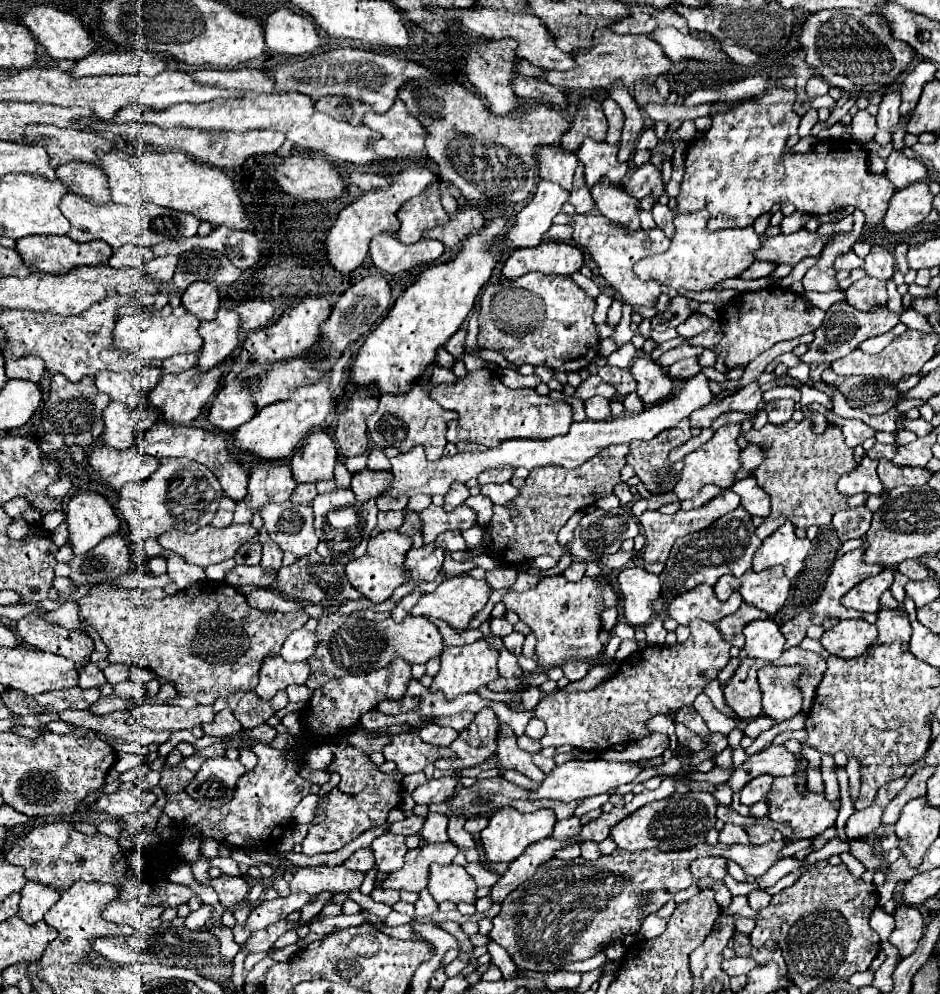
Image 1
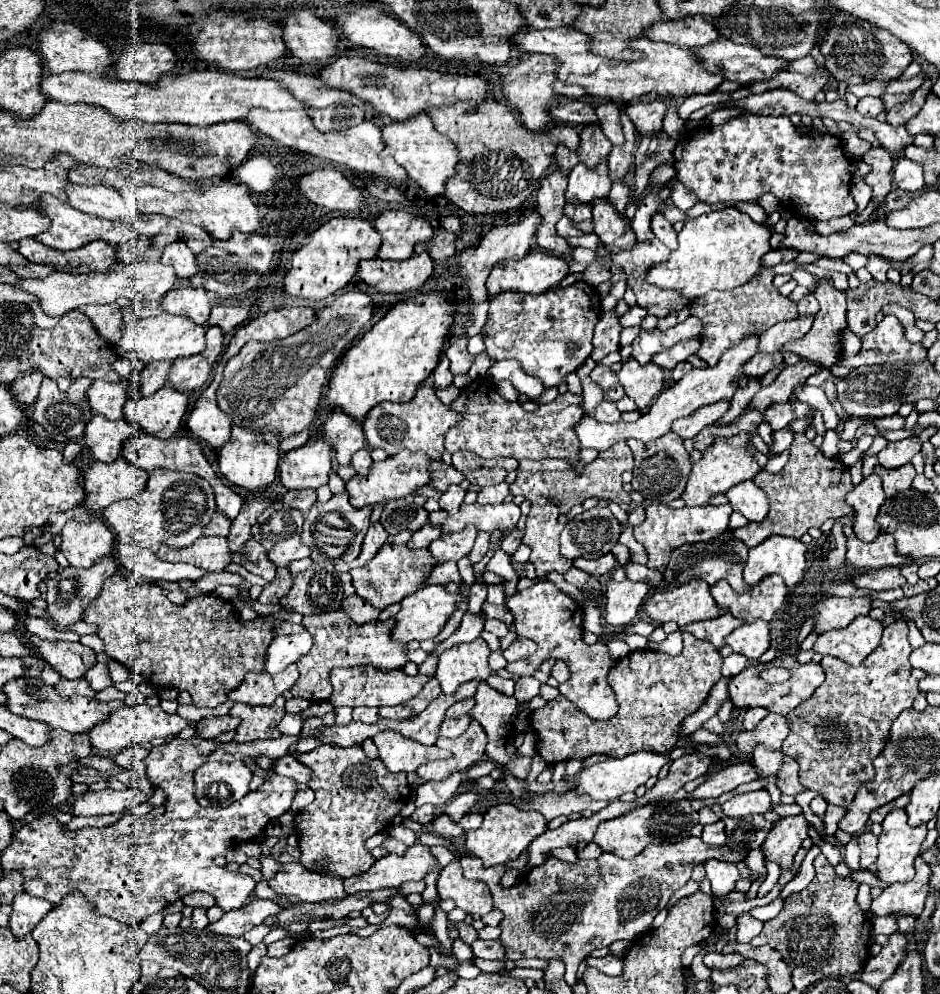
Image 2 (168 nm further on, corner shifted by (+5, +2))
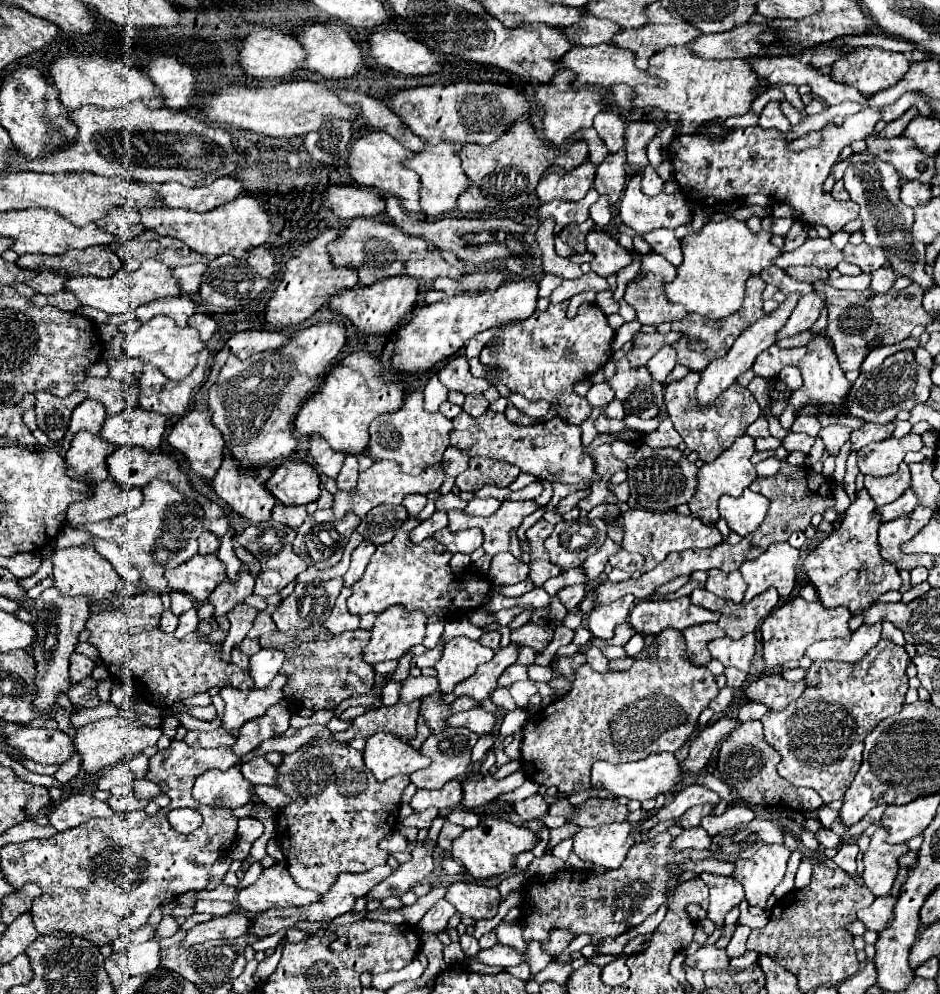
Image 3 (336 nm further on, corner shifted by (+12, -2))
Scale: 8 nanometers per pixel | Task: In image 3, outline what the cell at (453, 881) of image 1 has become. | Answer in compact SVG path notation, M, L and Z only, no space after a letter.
M455 882L449 886L445 898L455 904L457 912L471 916L473 920L493 918L497 914L497 906L501 902L497 888L477 886L477 884L463 884Z

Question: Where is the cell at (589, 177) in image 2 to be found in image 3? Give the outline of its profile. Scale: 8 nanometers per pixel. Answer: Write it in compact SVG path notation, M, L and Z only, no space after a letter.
M591 188L587 192L587 196L579 202L547 202L547 204L541 204L539 210L537 210L537 218L539 222L547 220L547 218L553 218L555 220L555 236L565 230L567 226L573 226L573 224L581 224L589 218L589 208L591 204L595 204L599 198L597 190Z

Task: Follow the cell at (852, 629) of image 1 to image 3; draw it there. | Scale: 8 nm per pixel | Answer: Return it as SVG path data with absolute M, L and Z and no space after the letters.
M881 624L861 626L847 642L827 640L815 642L807 648L807 656L811 660L835 660L835 662L859 662L877 642L881 640Z

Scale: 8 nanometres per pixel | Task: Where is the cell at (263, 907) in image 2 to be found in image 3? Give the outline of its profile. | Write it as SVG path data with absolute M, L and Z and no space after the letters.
M229 914L221 918L211 918L209 922L197 924L191 930L187 930L187 936L179 946L191 948L195 944L203 944L207 940L215 938L239 938L247 934L247 918L243 914Z

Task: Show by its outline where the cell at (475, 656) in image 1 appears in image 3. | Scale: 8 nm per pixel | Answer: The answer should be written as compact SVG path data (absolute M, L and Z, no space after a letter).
M465 636L453 638L445 644L443 656L441 660L435 664L437 668L437 680L439 680L439 688L449 694L453 692L453 688L469 678L471 674L475 674L475 668L479 664L489 662L495 656L495 652L491 648L481 646L475 640L469 640Z

